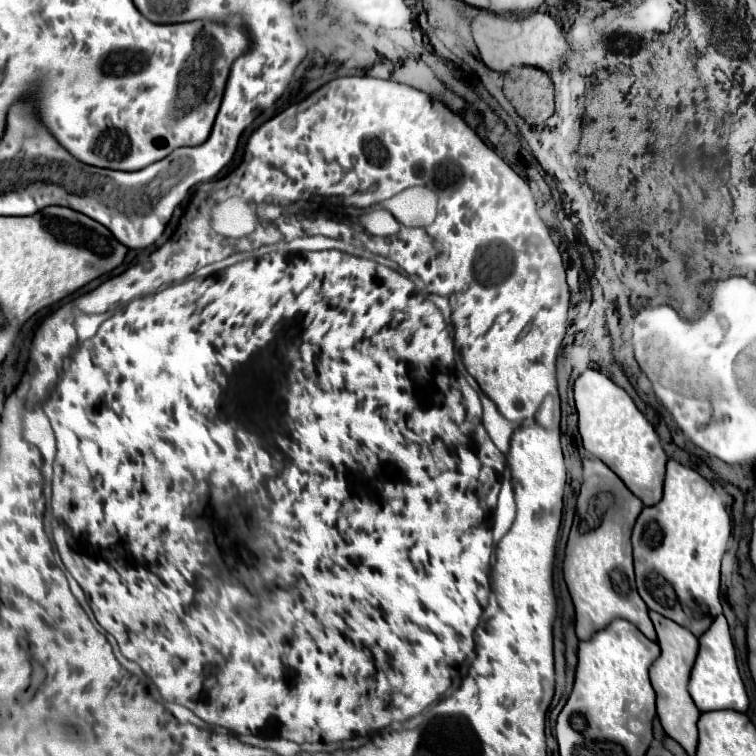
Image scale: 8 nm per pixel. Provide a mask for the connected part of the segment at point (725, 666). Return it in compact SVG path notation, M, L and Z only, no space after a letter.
M717 616L711 628L699 638L699 654L697 654L693 672L691 672L689 694L701 712L711 712L711 710L745 712L749 706L749 698L747 698L743 680L739 676L735 646L733 646L729 624L725 616Z

